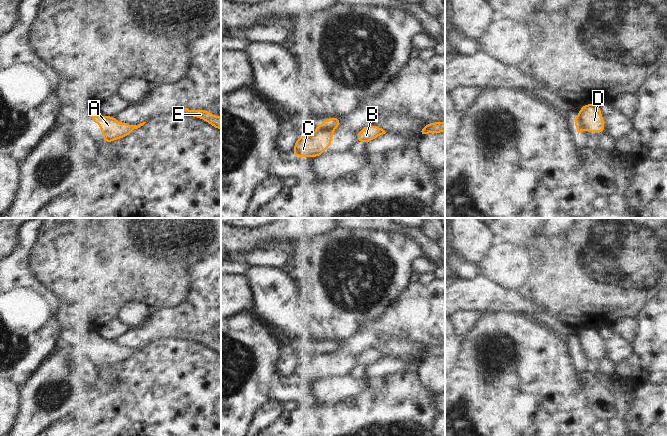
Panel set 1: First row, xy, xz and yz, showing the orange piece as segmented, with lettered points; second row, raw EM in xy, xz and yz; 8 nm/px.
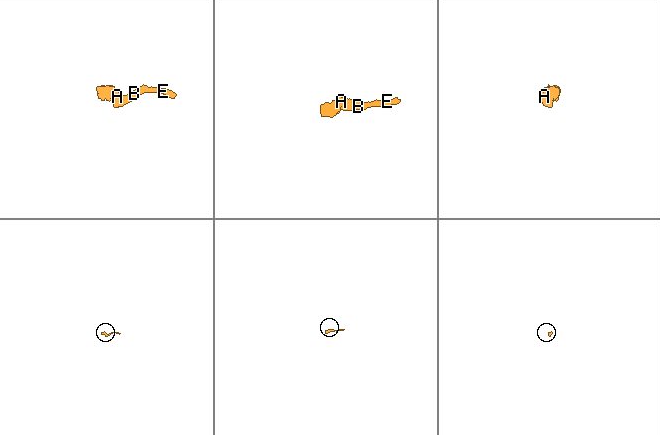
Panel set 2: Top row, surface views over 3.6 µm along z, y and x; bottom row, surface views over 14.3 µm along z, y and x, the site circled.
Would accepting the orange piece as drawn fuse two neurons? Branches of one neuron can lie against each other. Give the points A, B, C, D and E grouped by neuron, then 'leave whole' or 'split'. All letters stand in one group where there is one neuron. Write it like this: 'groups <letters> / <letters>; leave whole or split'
groups A B E / C D; split

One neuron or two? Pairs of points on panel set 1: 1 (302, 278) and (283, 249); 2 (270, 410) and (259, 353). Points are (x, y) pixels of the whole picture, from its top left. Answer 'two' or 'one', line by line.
1: two
2: two

